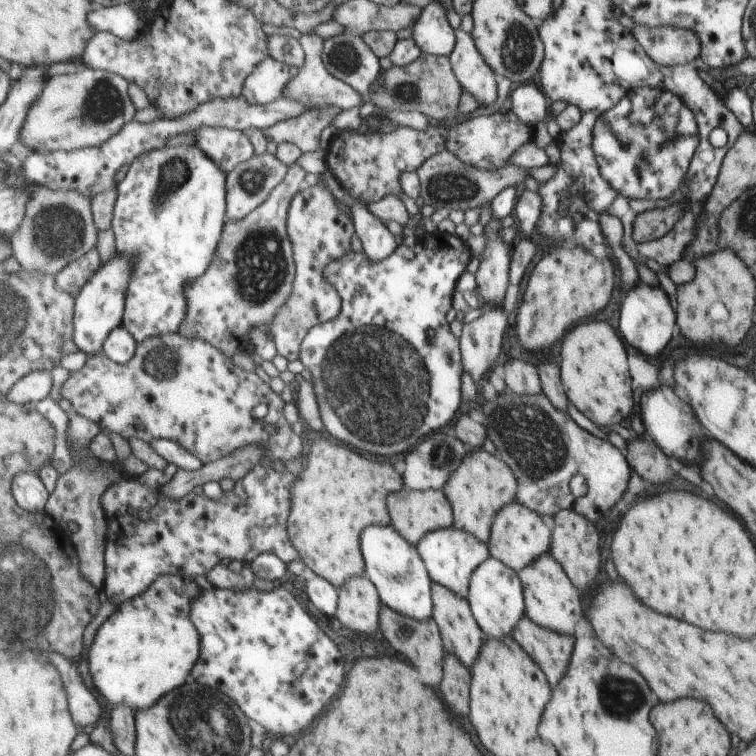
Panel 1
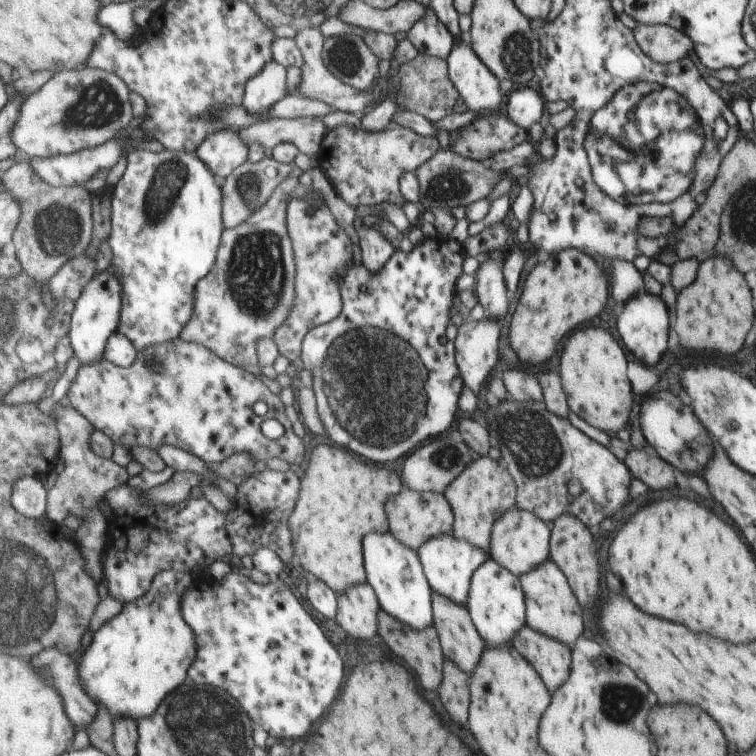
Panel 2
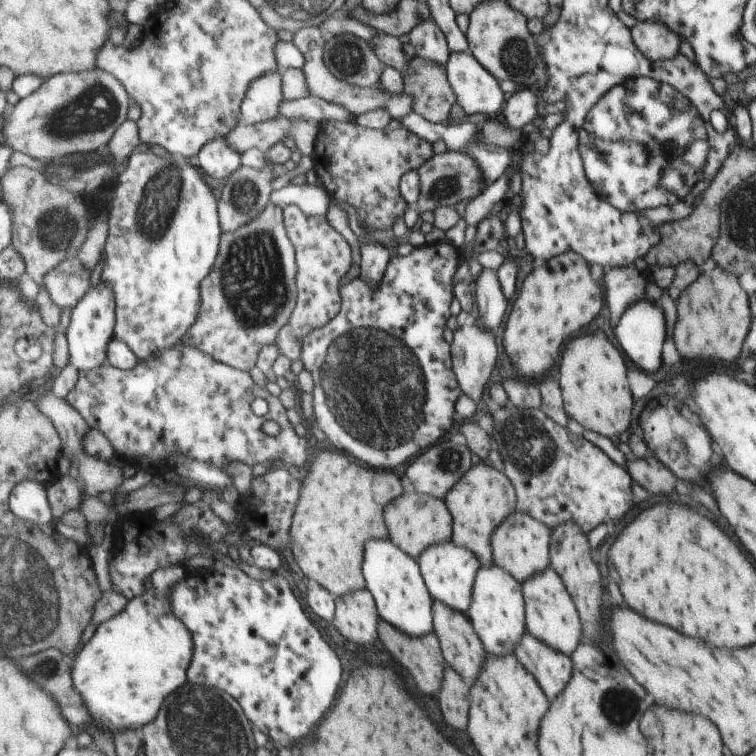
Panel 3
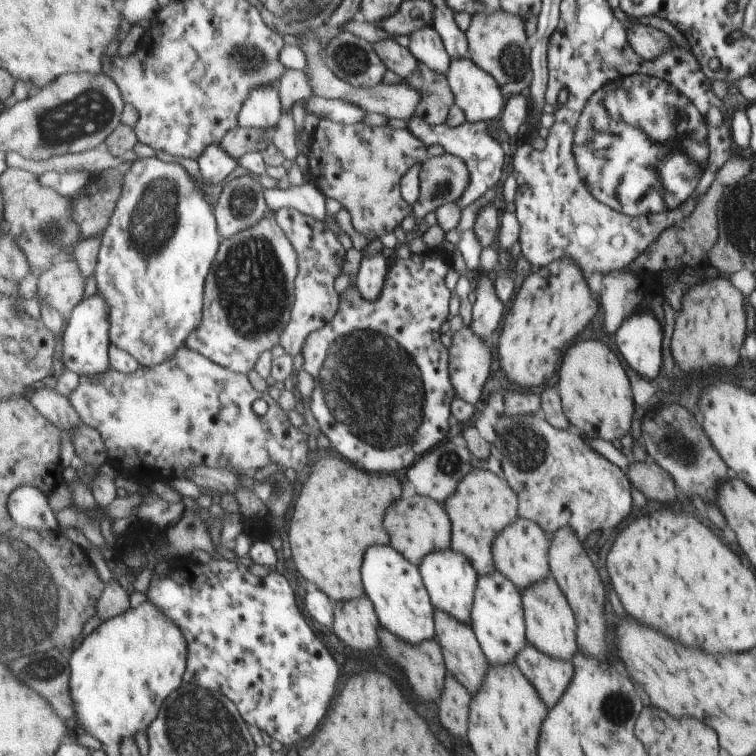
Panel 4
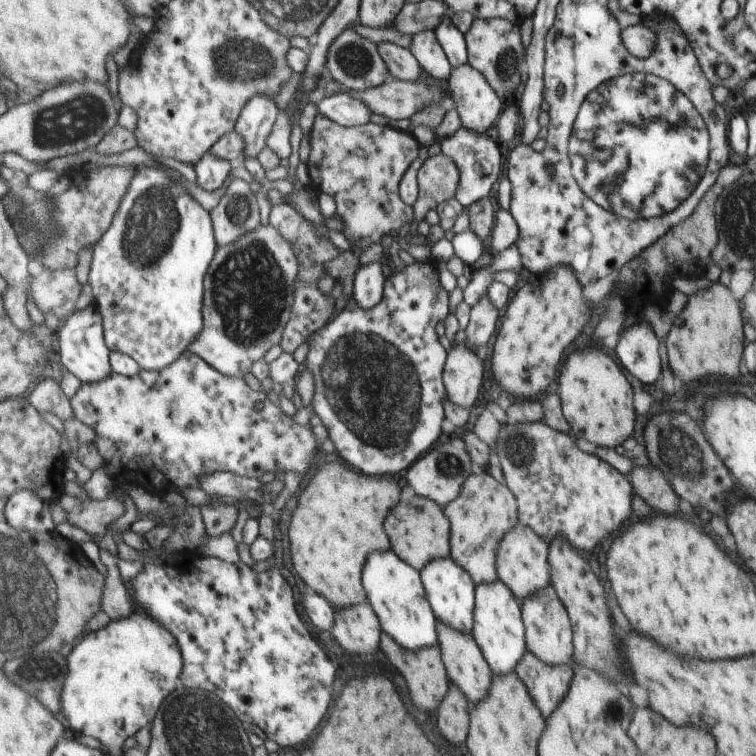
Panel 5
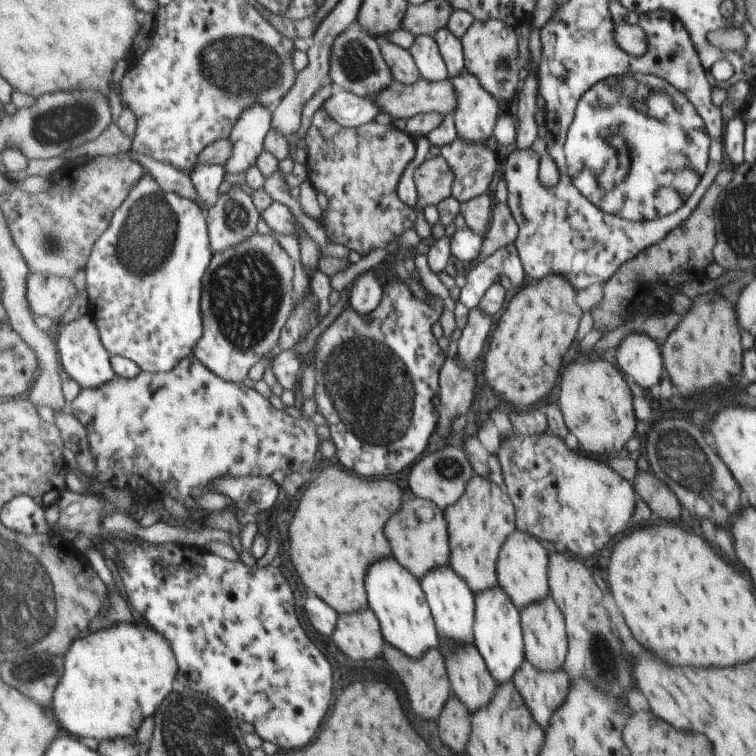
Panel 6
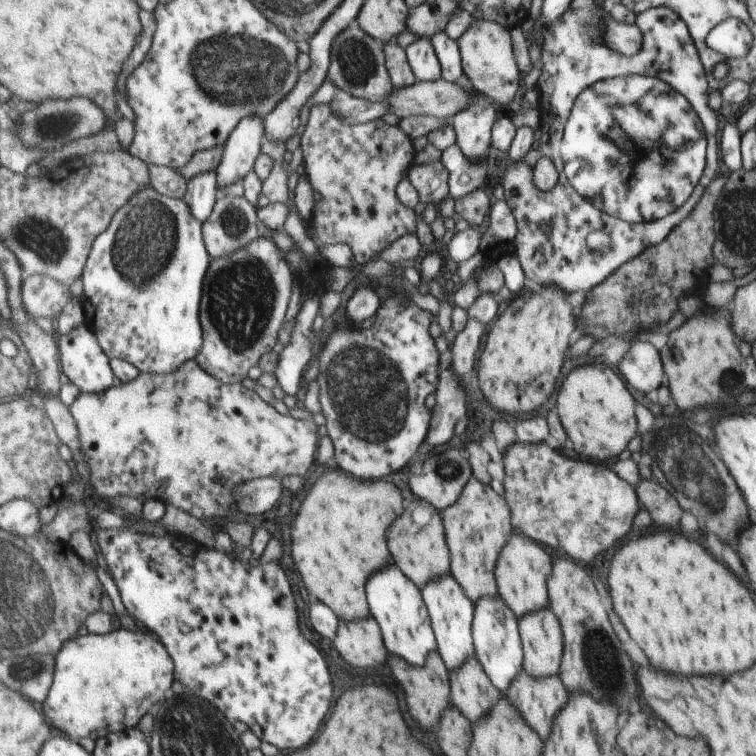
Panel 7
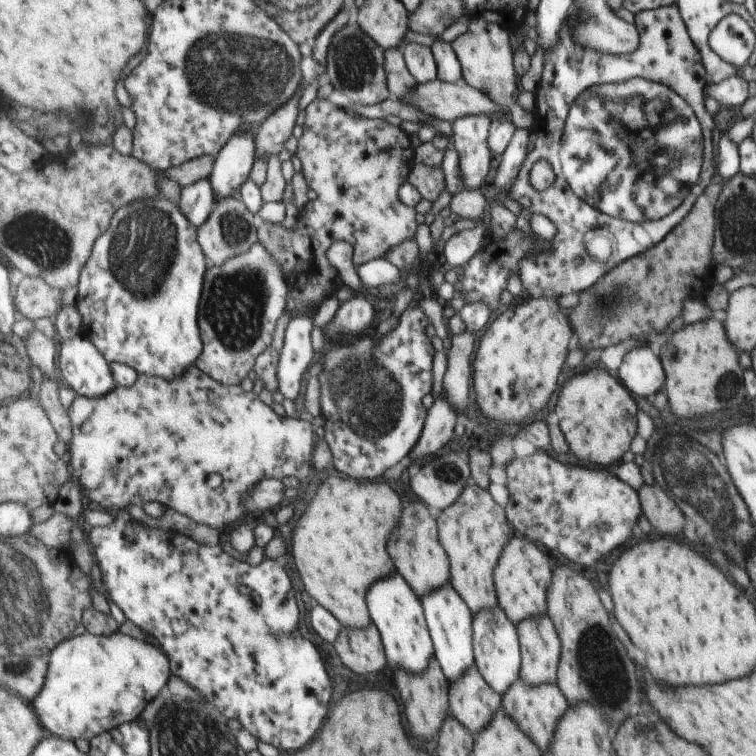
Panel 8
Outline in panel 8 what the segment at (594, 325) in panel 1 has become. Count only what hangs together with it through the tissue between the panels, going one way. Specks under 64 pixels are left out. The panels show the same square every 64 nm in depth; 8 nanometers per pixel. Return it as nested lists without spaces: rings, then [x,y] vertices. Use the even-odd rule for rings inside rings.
[[[595,368],[571,376],[559,390],[553,408],[561,434],[579,460],[587,458],[597,464],[611,464],[629,450],[635,436],[637,408],[627,390],[607,370]]]

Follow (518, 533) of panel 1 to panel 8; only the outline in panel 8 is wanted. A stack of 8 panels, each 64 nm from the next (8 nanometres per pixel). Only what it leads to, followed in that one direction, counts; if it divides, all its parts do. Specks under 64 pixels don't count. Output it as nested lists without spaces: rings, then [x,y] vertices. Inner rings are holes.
[[[513,535],[513,542],[509,542],[509,550],[501,554],[501,566],[497,566],[497,605],[515,626],[529,617],[546,613],[547,592],[551,580],[549,558],[535,544],[531,544],[529,539]]]

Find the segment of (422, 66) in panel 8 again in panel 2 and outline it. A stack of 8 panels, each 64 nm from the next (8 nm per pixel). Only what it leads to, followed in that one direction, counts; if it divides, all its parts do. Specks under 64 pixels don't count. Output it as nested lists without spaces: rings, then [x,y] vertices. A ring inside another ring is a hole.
[[[426,6],[425,14],[406,32],[406,39],[415,46],[418,53],[445,60],[453,44],[447,28],[437,20],[431,6]]]

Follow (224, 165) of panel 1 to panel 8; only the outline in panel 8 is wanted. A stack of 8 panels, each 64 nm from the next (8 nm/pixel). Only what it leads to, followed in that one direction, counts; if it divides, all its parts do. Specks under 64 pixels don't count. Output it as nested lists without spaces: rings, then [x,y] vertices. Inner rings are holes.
[[[210,178],[191,184],[182,190],[180,210],[195,229],[201,228],[209,221],[217,204],[214,197]]]

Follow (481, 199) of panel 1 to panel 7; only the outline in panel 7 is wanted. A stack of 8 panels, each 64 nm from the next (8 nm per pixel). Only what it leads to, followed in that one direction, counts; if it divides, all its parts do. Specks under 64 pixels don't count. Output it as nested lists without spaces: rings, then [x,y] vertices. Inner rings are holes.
[[[440,160],[429,164],[414,164],[407,180],[417,191],[419,202],[437,205],[448,196],[447,170]]]

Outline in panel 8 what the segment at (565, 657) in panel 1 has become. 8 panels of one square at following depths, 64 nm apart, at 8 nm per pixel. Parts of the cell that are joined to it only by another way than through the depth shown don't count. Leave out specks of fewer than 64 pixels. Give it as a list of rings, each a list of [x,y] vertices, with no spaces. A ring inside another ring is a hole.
[[[517,678],[512,686],[509,686],[507,692],[501,695],[500,708],[505,710],[505,714],[517,724],[517,728],[539,748],[539,752],[545,752],[545,748],[549,746],[555,730],[555,724],[563,712],[567,710],[567,700],[563,698],[563,694],[559,692],[556,682],[549,684],[525,684],[523,680]]]

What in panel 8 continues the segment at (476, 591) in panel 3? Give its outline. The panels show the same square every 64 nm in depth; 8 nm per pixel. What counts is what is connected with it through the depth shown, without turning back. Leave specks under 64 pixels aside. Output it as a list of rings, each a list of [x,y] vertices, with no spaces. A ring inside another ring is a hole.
[[[498,605],[479,610],[473,616],[473,654],[474,665],[480,671],[481,678],[500,696],[517,681],[520,674],[519,633]]]

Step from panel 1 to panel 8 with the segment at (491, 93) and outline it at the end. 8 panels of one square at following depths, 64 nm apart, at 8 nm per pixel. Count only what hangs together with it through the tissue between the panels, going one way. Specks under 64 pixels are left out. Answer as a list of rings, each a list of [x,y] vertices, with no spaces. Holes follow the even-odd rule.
[[[463,116],[451,122],[452,148],[457,156],[458,180],[464,191],[479,189],[491,162],[486,137],[491,118]]]

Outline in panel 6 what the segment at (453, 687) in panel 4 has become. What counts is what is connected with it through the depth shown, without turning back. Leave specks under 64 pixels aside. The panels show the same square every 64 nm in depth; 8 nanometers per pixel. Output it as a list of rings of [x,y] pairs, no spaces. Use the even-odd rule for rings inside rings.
[[[454,696],[449,698],[443,710],[445,714],[441,714],[437,722],[437,736],[453,754],[461,754],[469,739],[471,714]]]

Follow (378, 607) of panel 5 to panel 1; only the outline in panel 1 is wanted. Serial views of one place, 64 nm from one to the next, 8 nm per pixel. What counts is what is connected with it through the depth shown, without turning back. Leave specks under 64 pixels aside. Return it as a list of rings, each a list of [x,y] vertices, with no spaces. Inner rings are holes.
[[[373,524],[365,530],[360,550],[365,550],[364,576],[376,587],[381,604],[417,622],[432,616],[431,582],[416,546],[405,542],[405,538],[401,538],[391,524]]]

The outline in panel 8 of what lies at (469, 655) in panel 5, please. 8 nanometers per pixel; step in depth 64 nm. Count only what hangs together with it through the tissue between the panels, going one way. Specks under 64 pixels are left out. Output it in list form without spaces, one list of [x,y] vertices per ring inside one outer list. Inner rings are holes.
[[[472,665],[449,689],[449,712],[472,734],[485,729],[501,705],[501,696],[489,688]]]

